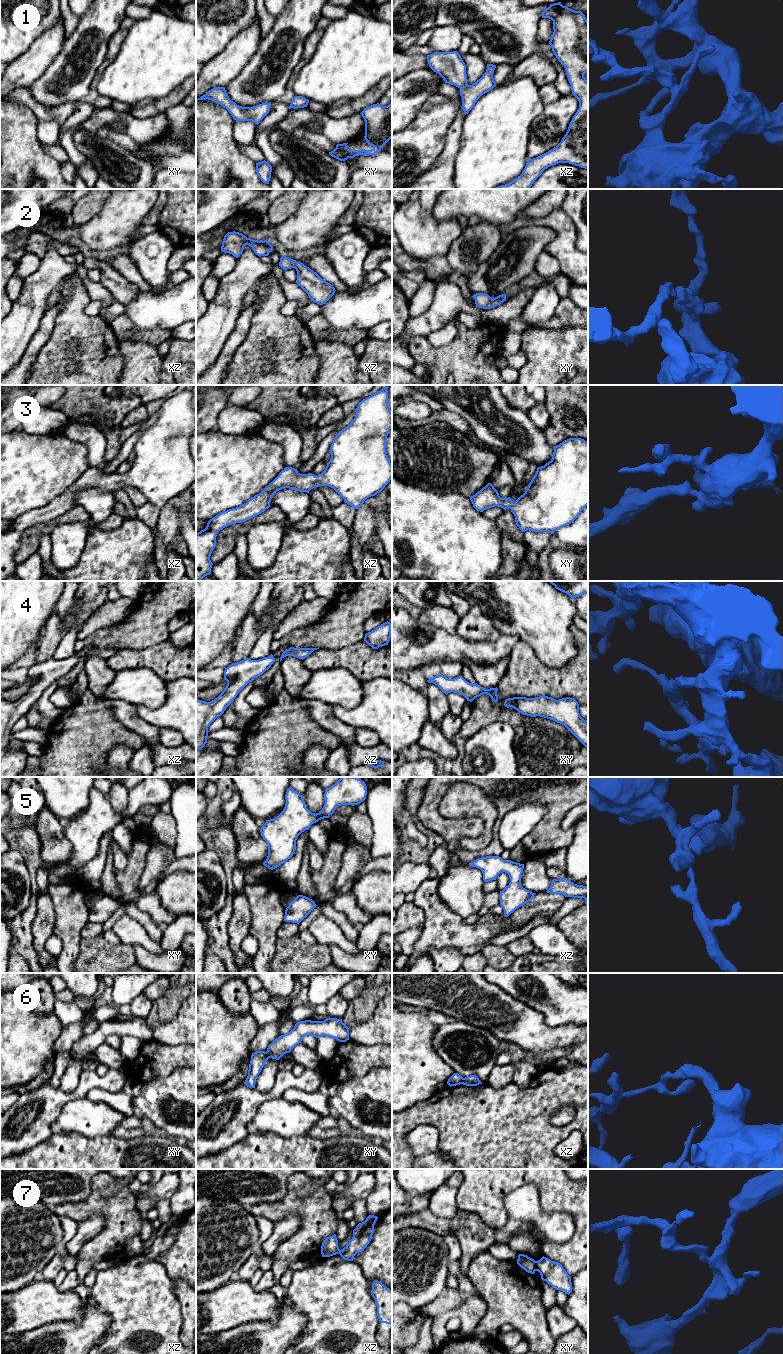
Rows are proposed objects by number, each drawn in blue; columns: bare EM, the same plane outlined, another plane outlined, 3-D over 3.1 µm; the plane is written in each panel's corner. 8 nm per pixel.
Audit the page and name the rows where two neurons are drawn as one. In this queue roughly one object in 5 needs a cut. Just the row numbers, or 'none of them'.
6, 7

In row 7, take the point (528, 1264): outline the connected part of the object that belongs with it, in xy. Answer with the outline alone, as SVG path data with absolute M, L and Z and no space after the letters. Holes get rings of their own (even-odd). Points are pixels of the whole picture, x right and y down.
M519 1254L517 1264L528 1273L534 1274L536 1271L536 1261L527 1255Z

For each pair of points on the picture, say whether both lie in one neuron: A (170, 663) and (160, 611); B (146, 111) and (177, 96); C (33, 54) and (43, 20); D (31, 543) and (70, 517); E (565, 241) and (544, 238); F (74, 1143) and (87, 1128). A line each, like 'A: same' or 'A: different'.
A: same
B: same
C: different
D: same
E: different
F: different

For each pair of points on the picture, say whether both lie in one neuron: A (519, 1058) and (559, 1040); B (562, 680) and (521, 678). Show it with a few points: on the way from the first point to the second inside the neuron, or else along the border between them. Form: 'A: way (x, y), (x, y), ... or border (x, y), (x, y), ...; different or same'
A: border (506, 1041), (513, 1042), (526, 1051); different
B: way (552, 679), (531, 678); same

